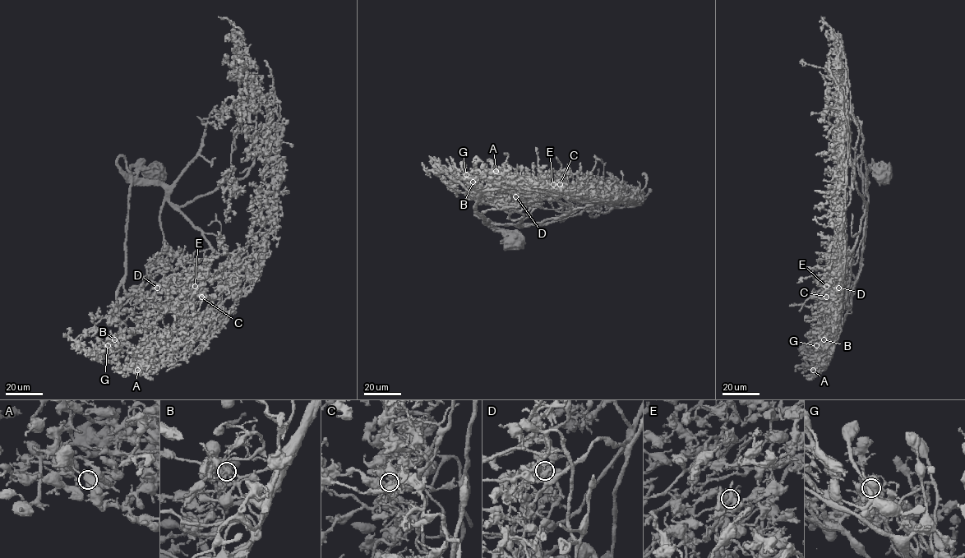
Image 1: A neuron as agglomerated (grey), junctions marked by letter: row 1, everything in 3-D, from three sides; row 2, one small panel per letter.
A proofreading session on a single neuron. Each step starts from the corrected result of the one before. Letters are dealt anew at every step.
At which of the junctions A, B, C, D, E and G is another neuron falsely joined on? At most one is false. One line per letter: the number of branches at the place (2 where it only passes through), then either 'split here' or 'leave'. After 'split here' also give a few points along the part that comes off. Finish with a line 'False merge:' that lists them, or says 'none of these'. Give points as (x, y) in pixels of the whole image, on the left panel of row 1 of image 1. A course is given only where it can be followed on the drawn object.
A: 4 branches meet; leave
B: 4 branches meet; leave
C: 4 branches meet; leave
D: 4 branches meet; leave
E: 4 branches meet; leave
G: 4 branches meet; leave
False merge: none of these

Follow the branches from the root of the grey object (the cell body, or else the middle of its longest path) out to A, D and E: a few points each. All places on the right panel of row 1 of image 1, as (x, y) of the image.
A: (882, 176), (872, 169), (866, 175), (863, 186), (865, 238), (859, 276), (832, 351), (813, 370)
D: (882, 176), (872, 169), (866, 175), (868, 205), (861, 269), (854, 283), (849, 281), (838, 288)
E: (882, 176), (872, 169), (866, 174), (868, 203), (857, 240), (831, 271), (833, 289), (826, 286)

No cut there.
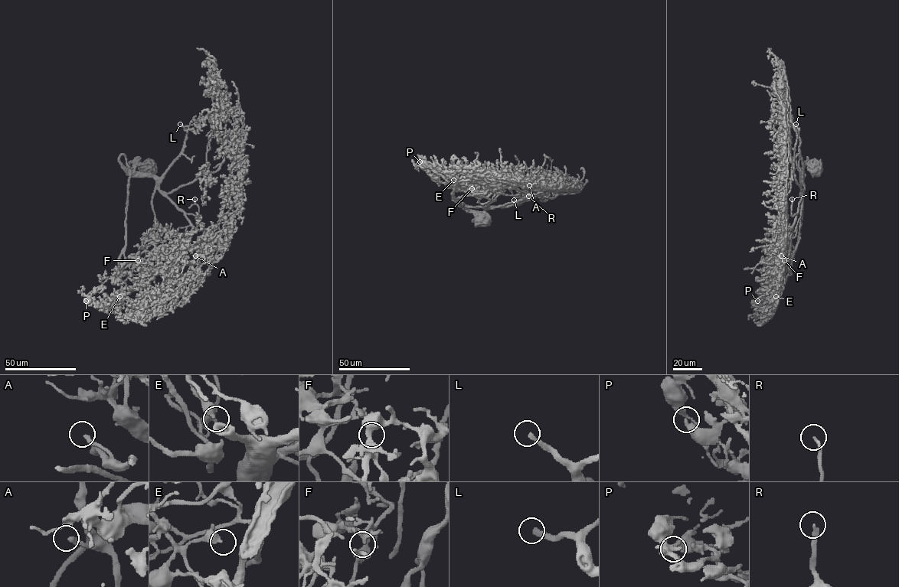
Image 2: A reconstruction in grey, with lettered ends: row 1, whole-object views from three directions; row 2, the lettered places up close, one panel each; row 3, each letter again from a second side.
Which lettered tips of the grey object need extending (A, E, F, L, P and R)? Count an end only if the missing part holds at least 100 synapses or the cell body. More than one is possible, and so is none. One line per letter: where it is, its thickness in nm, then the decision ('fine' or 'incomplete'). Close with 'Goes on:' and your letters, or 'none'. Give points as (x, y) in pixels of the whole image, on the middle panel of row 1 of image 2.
A: at (529, 185); 280 nm thick; incomplete
E: at (453, 180); 300 nm thick; fine
F: at (472, 188); 200 nm thick; fine
L: at (514, 200); 300 nm thick; incomplete
P: at (420, 161); 400 nm thick; fine
R: at (528, 196); 180 nm thick; incomplete
Goes on: A, L, R

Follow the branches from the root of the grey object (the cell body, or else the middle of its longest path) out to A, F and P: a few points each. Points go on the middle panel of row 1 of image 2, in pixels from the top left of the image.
A: (484, 219), (476, 211), (462, 207), (498, 207), (537, 194), (541, 189), (534, 190), (529, 185)
F: (484, 219), (476, 211), (462, 207), (462, 204), (459, 205), (459, 197), (476, 194), (467, 190), (472, 188)
P: (484, 219), (476, 211), (462, 207), (462, 204), (460, 207), (452, 196), (455, 188), (452, 184), (420, 161)

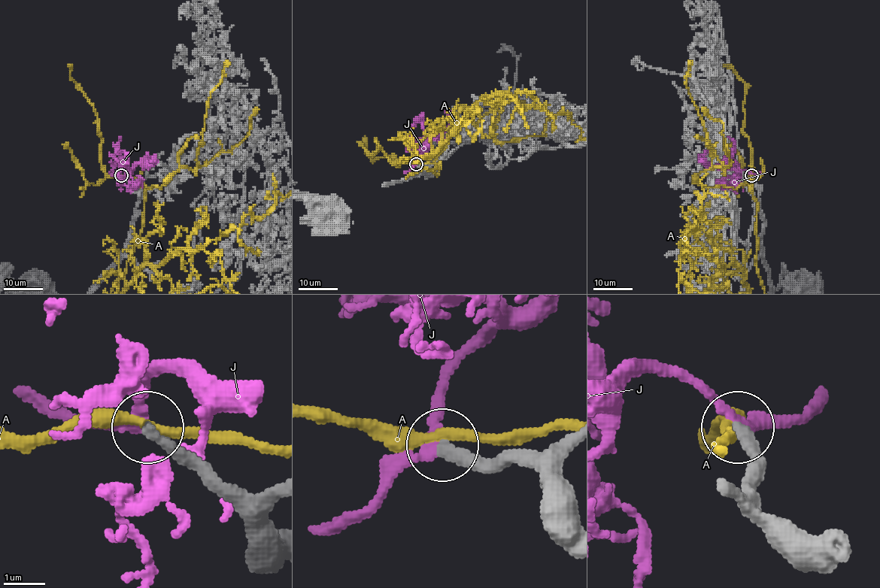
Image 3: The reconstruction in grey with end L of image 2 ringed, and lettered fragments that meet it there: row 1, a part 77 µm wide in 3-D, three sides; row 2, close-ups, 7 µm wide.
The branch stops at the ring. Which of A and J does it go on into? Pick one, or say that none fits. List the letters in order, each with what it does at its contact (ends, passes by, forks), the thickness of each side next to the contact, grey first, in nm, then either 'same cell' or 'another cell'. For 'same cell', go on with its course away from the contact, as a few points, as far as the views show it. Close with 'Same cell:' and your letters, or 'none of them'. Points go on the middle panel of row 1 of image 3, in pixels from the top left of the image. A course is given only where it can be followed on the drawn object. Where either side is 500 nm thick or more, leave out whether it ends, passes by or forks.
A: it passes by; 320 nm thick on the grey side, 240 nm on the other; another cell
J: it passes by; 320 nm thick on the grey side, 240 nm on the other; same cell; it runs (416, 165), (425, 135), (422, 116), (413, 126)
Same cell: J

